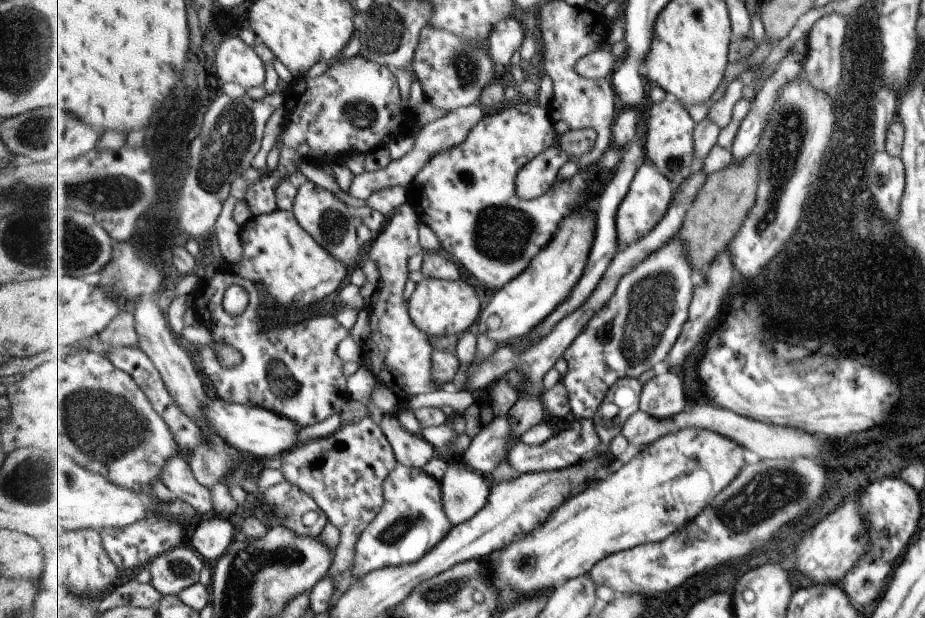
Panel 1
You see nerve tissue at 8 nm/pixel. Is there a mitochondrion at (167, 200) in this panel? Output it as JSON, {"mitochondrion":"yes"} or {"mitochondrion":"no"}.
{"mitochondrion":"no"}

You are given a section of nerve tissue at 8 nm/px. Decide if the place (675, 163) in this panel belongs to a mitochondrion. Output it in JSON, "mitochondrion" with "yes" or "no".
{"mitochondrion":"yes"}

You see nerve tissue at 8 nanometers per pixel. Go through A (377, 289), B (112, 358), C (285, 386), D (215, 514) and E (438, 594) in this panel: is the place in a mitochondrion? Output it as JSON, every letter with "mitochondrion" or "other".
{"A":"other","B":"other","C":"mitochondrion","D":"other","E":"mitochondrion"}

